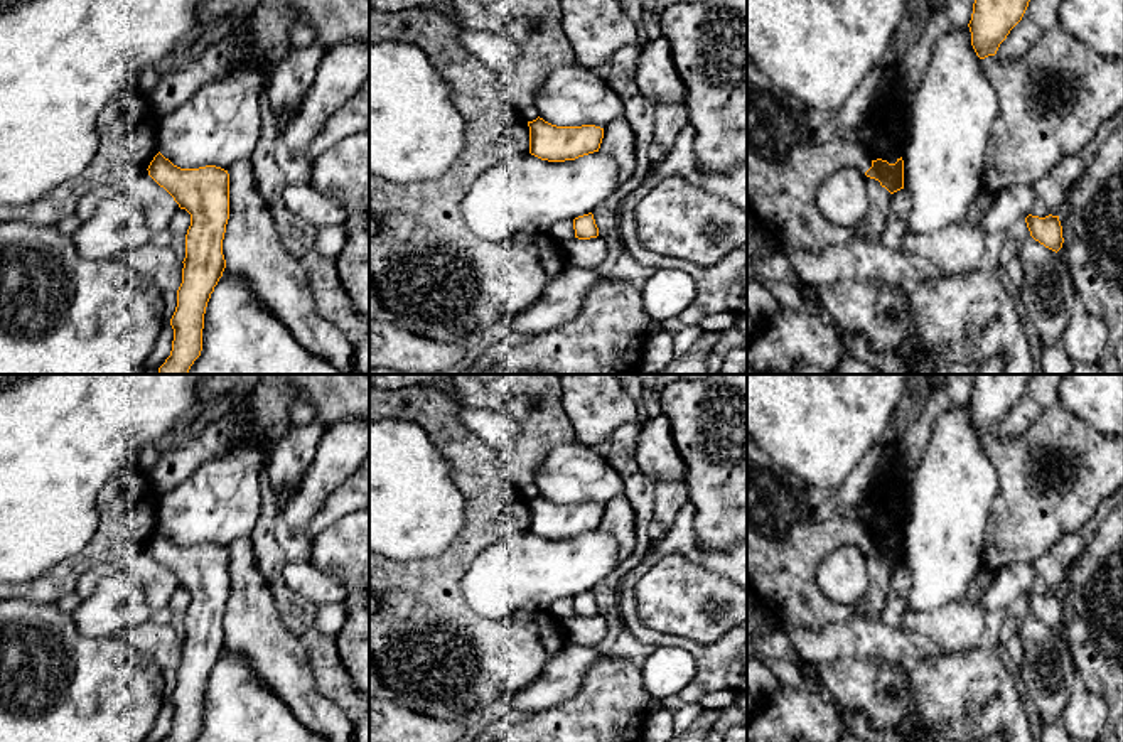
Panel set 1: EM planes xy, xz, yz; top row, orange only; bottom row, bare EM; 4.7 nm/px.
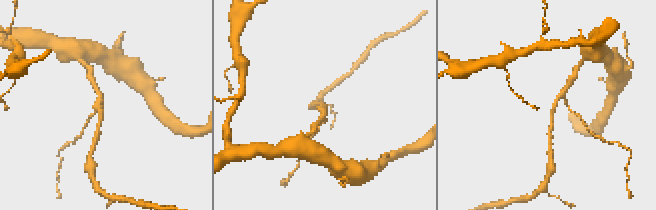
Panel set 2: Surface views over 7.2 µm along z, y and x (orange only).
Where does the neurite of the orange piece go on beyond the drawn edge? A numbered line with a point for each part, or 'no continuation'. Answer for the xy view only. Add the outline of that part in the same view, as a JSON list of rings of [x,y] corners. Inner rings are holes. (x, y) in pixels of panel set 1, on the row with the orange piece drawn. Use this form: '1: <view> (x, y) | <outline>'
no continuation

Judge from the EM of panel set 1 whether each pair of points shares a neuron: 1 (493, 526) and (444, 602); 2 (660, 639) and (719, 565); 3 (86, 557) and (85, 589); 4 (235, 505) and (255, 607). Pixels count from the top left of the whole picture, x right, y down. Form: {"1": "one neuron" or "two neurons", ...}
{"1": "one neuron", "2": "one neuron", "3": "two neurons", "4": "two neurons"}

